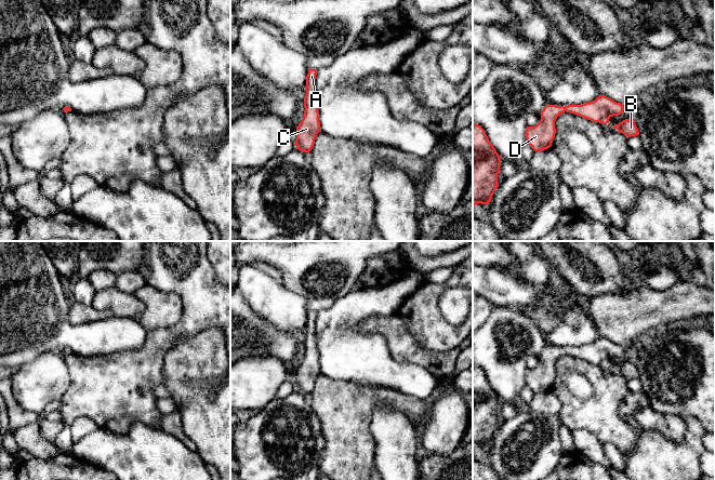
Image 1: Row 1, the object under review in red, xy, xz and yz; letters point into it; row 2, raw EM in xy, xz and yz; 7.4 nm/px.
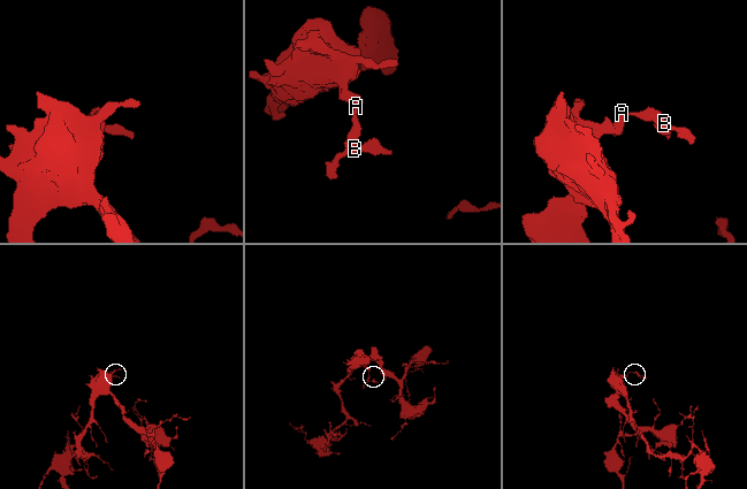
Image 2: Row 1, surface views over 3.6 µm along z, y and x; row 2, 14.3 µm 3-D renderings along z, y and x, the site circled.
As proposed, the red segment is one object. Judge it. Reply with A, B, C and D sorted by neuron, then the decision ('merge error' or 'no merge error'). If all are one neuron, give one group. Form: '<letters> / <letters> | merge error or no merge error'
A B C D | no merge error

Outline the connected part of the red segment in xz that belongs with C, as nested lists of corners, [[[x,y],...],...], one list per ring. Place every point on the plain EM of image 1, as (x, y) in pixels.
[[[310,311],[306,318],[304,359],[296,369],[295,388],[302,395],[309,395],[312,392],[317,376],[321,374],[319,354],[314,336],[316,317],[317,311]]]

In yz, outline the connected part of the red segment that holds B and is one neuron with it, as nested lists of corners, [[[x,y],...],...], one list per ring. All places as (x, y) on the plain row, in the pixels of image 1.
[[[625,361],[617,368],[613,368],[619,374],[623,375],[626,381],[639,377],[638,371],[634,362]]]

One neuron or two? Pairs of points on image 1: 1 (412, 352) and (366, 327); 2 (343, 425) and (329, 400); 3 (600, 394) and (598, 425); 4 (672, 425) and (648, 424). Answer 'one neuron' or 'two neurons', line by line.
1: one neuron
2: one neuron
3: one neuron
4: one neuron

